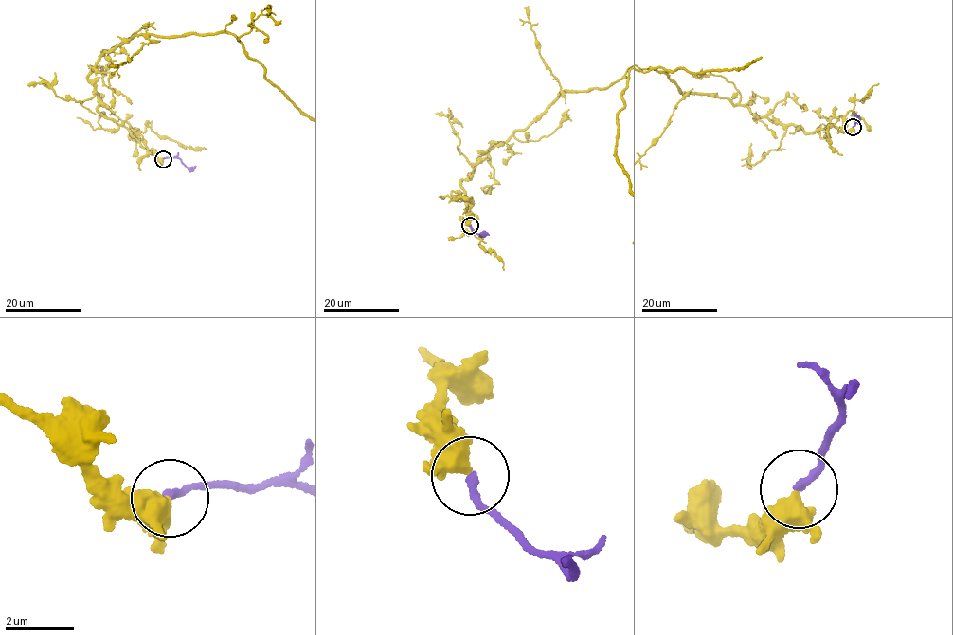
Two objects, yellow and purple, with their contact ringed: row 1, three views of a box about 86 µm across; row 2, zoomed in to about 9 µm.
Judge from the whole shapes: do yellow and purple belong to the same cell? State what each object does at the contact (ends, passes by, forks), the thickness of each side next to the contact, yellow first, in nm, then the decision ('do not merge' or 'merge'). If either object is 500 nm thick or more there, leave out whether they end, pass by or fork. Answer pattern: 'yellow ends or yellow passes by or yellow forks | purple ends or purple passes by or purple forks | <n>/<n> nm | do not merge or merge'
yellow passes by | purple ends | 480/220 nm | merge

